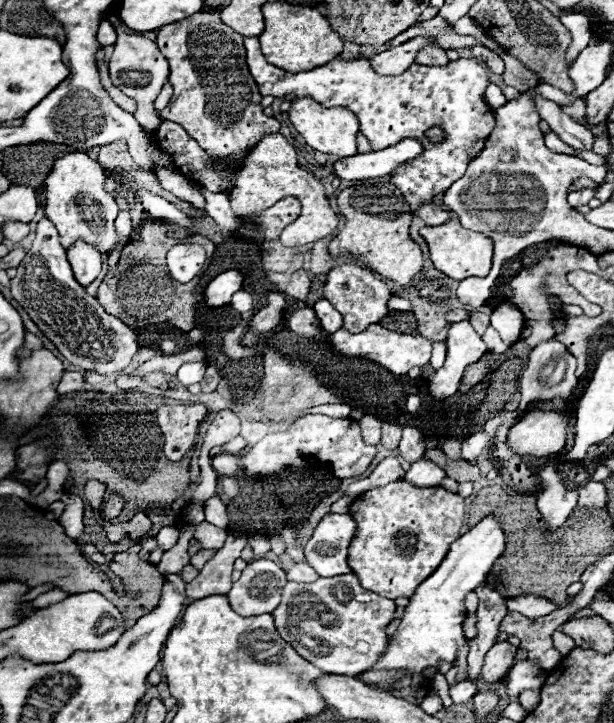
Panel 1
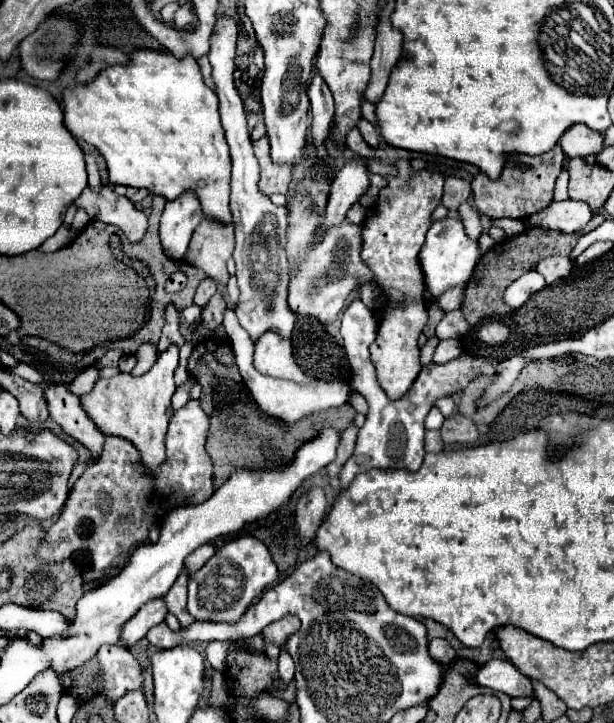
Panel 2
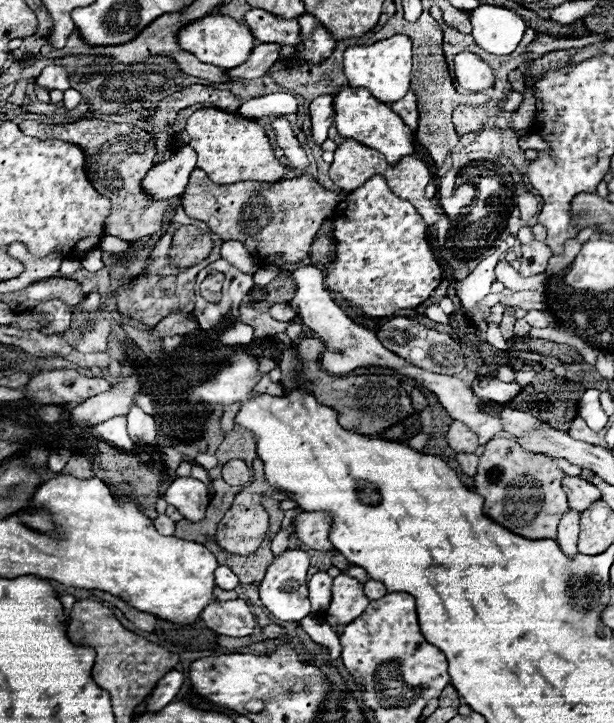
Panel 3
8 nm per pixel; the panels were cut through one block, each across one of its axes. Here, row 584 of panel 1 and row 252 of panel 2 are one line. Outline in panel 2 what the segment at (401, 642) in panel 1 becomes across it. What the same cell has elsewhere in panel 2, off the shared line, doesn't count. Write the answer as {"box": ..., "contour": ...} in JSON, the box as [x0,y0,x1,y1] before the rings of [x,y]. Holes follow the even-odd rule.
{"box":[420,218,480,296],"contour":[[[442,218],[438,222],[434,222],[426,234],[426,242],[420,250],[420,268],[424,272],[424,286],[426,292],[430,296],[440,296],[442,292],[446,292],[452,286],[458,284],[466,284],[474,272],[474,266],[480,258],[480,250],[478,250],[478,242],[472,242],[466,232],[464,226],[458,218]]]}

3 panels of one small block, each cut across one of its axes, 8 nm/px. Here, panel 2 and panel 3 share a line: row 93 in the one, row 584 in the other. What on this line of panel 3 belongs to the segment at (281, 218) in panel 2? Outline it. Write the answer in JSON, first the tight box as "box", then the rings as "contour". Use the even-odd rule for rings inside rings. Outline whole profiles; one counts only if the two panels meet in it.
{"box":[214,566,238,590],"contour":[[[218,566],[214,572],[214,582],[216,586],[220,586],[222,590],[234,590],[238,586],[238,578],[236,574],[228,568],[228,566]]]}

